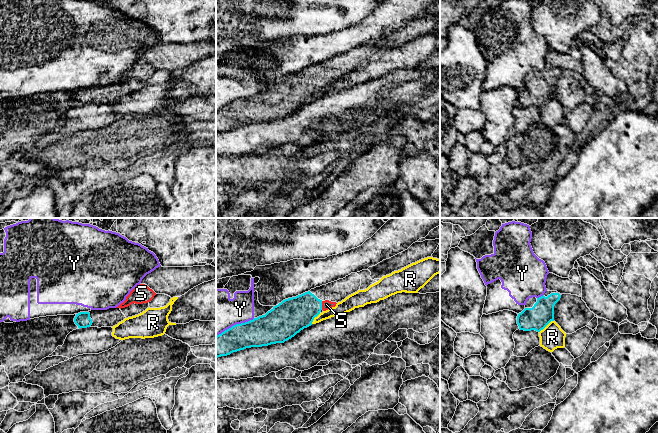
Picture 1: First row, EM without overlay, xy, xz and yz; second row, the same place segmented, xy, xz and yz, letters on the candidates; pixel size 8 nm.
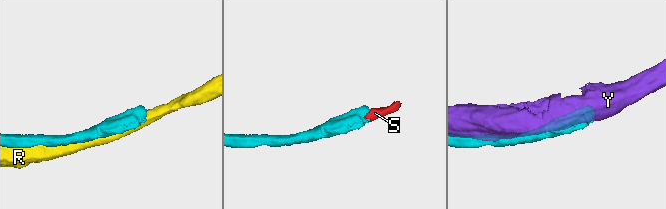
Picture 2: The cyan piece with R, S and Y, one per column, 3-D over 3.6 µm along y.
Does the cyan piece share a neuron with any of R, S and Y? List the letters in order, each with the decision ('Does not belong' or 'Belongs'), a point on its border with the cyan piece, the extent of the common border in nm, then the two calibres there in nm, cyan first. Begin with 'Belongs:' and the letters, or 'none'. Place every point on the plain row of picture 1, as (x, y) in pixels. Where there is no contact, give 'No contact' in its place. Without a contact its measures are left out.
Belongs: S
R: Does not belong. Touches cyan at yz (546, 101). Shared border 160 nm. Thickness 190 nm (cyan) against 190 nm
S: Belongs. Touches cyan at xz (321, 81). Shared border 70 nm. Thickness 280 nm (cyan) against 70 nm
Y: Does not belong. Touches cyan at xz (236, 100). Shared border 340 nm. Thickness 240 nm (cyan) against 320 nm

